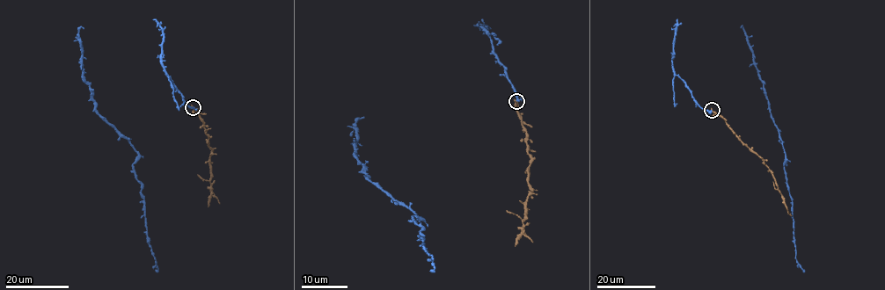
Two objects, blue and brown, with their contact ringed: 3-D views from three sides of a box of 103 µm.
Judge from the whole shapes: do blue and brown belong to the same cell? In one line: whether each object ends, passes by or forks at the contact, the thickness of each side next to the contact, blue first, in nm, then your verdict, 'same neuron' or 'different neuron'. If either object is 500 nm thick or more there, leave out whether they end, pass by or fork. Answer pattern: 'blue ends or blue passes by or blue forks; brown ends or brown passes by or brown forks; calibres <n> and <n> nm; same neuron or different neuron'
blue passes by; brown ends; calibres 320 and 440 nm; same neuron

